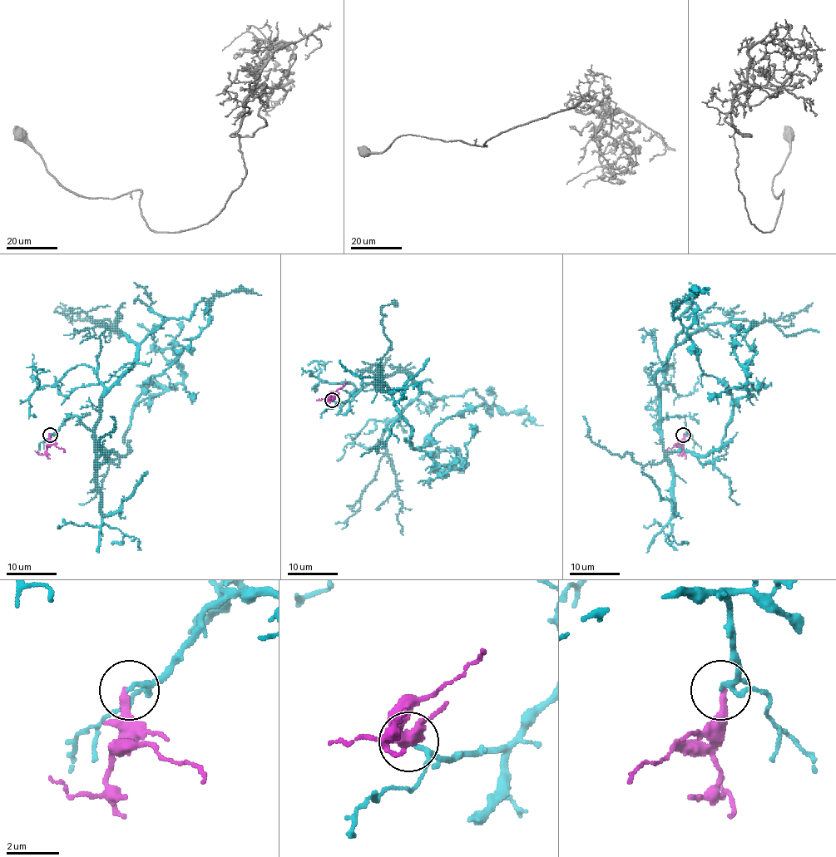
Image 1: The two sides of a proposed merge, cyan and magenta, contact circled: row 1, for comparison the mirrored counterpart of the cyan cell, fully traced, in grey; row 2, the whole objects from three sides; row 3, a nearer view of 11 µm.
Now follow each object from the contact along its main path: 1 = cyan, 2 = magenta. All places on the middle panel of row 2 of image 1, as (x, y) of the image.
1: (331, 400), (366, 370), (437, 399), (472, 389), (489, 414), (447, 416), (419, 449), (464, 465), (419, 457)
2: (331, 400), (346, 382)

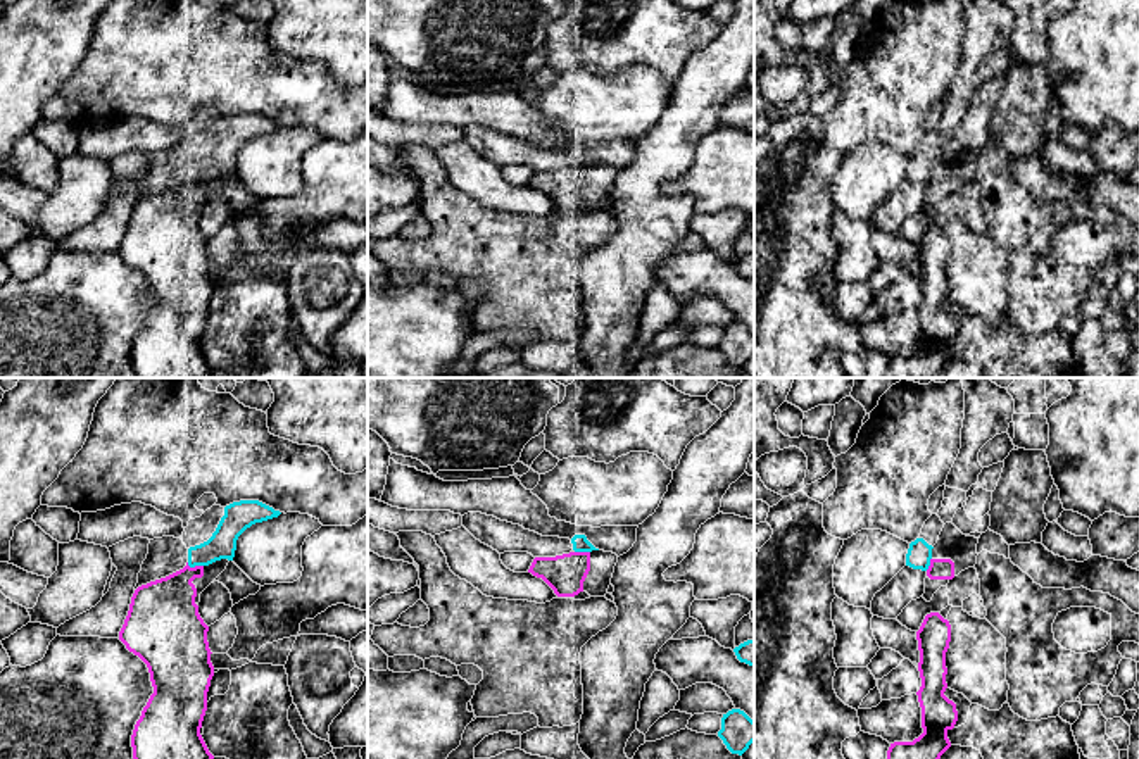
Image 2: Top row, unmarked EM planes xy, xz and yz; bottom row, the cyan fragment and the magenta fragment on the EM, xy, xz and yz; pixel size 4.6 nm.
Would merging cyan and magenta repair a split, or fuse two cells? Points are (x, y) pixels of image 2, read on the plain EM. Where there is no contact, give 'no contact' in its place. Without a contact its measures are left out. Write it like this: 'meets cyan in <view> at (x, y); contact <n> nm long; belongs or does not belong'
meets cyan in xy at (195, 178); contact 80 nm long; does not belong

